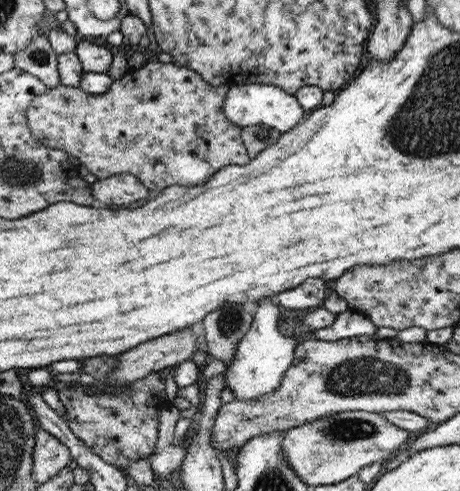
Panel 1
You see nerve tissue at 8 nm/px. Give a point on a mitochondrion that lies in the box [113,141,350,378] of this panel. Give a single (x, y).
(229, 321)

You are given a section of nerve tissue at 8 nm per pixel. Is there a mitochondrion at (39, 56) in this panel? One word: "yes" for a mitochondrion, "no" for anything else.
yes

